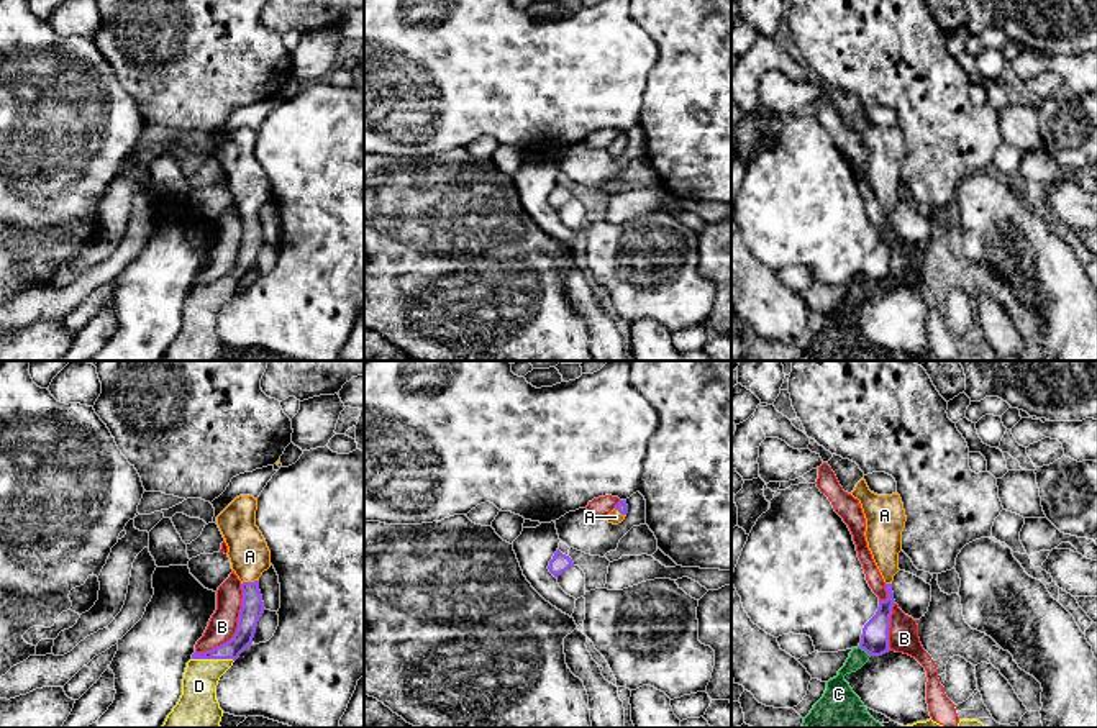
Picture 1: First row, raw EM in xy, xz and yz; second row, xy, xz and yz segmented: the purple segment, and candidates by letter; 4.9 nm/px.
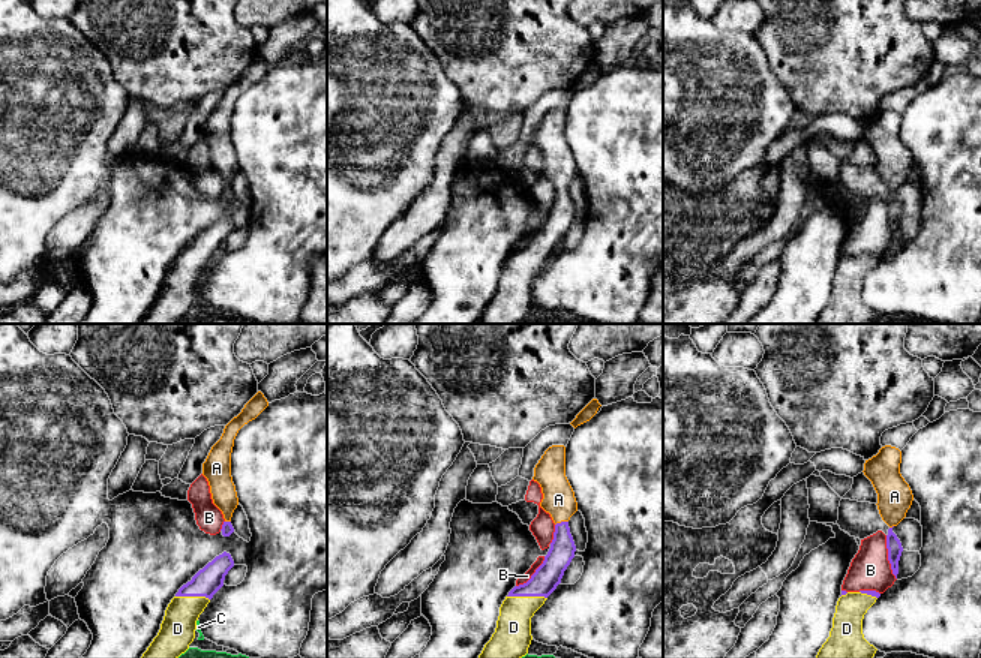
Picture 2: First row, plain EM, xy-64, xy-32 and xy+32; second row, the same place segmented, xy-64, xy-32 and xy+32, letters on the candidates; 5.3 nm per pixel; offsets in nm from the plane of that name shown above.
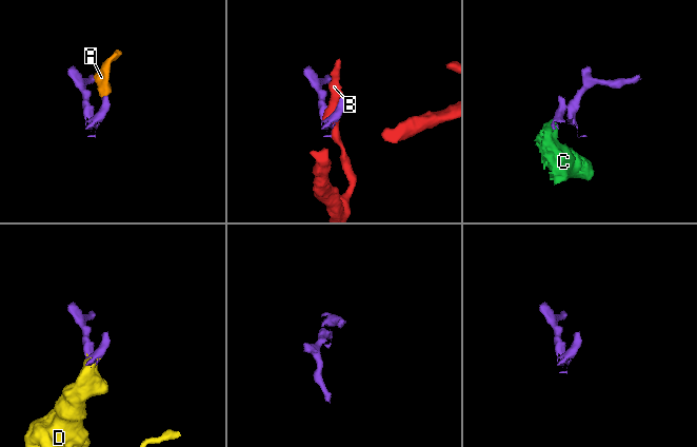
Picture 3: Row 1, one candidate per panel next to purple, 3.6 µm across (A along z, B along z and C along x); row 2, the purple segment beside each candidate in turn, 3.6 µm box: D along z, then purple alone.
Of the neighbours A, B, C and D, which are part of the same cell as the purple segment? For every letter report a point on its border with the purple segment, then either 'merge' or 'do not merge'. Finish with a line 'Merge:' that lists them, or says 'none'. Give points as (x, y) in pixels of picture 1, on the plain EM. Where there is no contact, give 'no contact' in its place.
A: meets purple in xy at (250, 215); merge
B: meets purple in xy at (236, 261); do not merge
C: meets purple in yz at (864, 282); do not merge
D: meets purple in xy at (213, 291); merge
Merge: A, D

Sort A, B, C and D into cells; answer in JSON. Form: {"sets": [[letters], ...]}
{"sets": [["A", "D"], ["B"], ["C"]]}

